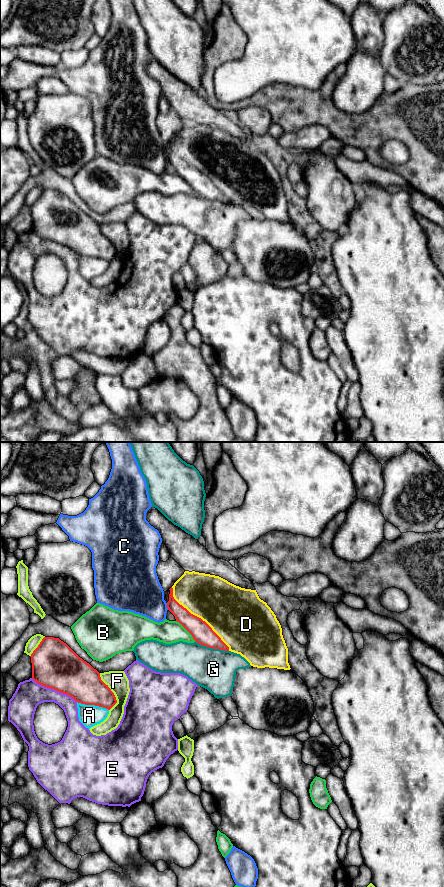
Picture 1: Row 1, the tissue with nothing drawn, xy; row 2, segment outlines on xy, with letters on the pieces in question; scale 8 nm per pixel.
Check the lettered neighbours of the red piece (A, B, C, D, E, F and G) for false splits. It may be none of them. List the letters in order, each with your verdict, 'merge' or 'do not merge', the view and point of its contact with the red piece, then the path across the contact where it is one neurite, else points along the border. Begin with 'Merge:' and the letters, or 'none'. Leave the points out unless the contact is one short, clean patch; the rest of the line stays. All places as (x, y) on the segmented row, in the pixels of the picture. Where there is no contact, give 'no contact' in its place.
Merge: D
A: do not merge | xy (93, 704)
B: do not merge | xy (187, 630)
C: do not merge | xy (167, 606)
D: merge | xy (198, 617)
E: do not merge | xy (54, 689)
F: do not merge | xy (112, 692)
G: do not merge | xy (212, 647)

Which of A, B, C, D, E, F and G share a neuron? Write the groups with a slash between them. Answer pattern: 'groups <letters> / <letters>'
groups A / B / C / D / E / F / G

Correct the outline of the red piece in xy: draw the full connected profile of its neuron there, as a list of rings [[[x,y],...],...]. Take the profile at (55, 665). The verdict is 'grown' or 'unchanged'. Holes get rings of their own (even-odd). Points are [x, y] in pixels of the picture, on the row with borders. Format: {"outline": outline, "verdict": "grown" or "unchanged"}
{"outline": [[[44,637],[31,654],[32,679],[38,684],[67,694],[76,702],[95,705],[110,710],[116,703],[116,697],[100,677],[100,673],[80,658],[59,638]]], "verdict": "unchanged"}

